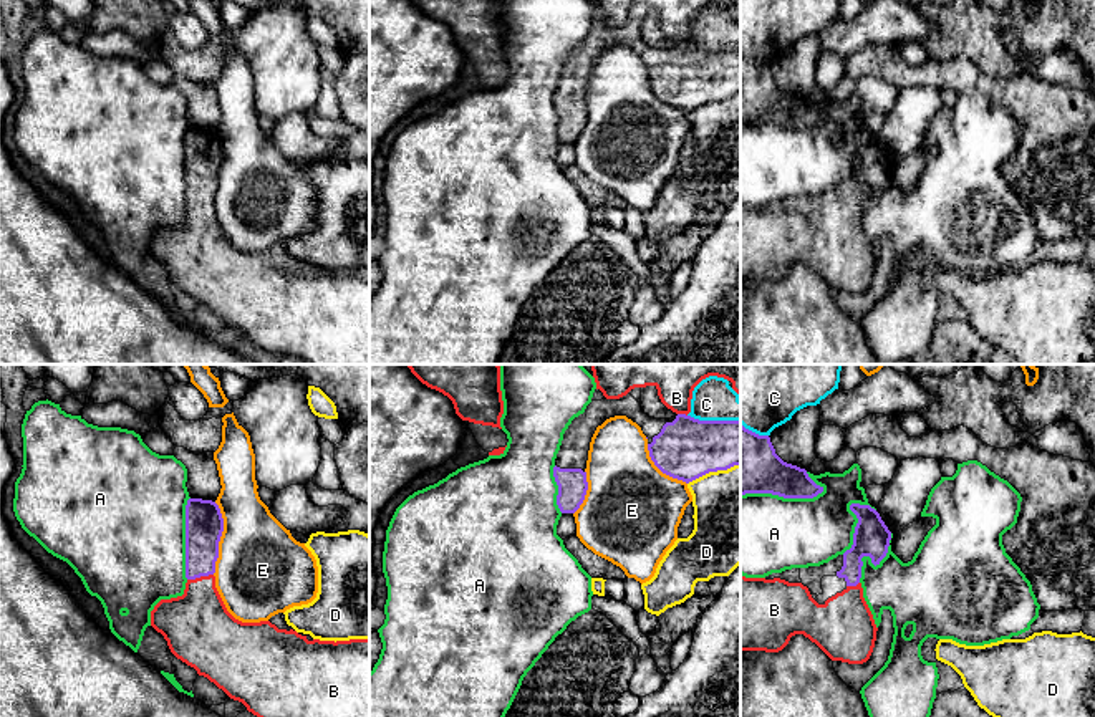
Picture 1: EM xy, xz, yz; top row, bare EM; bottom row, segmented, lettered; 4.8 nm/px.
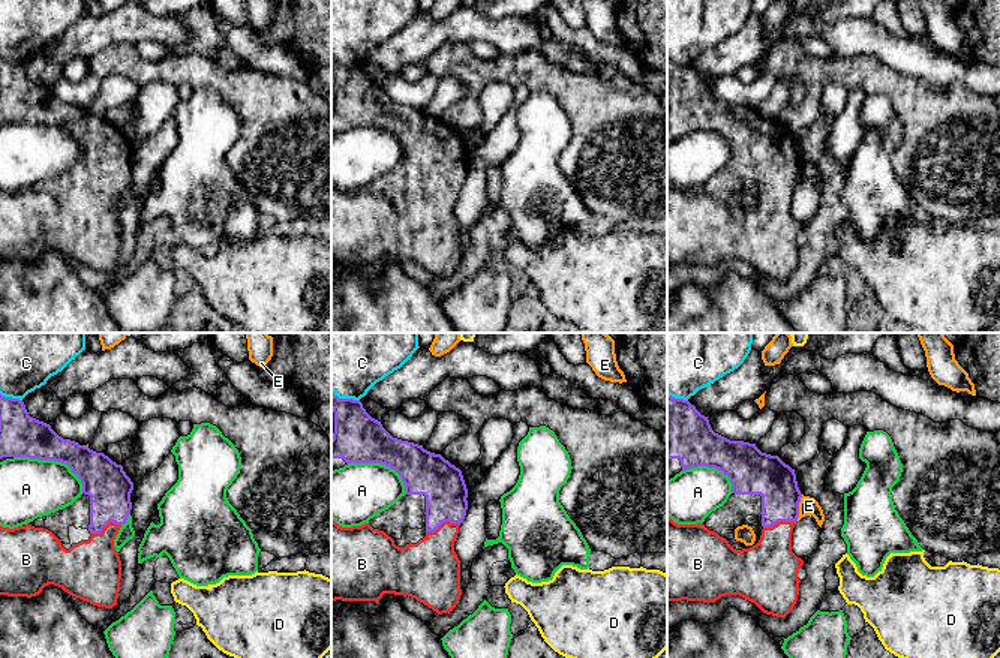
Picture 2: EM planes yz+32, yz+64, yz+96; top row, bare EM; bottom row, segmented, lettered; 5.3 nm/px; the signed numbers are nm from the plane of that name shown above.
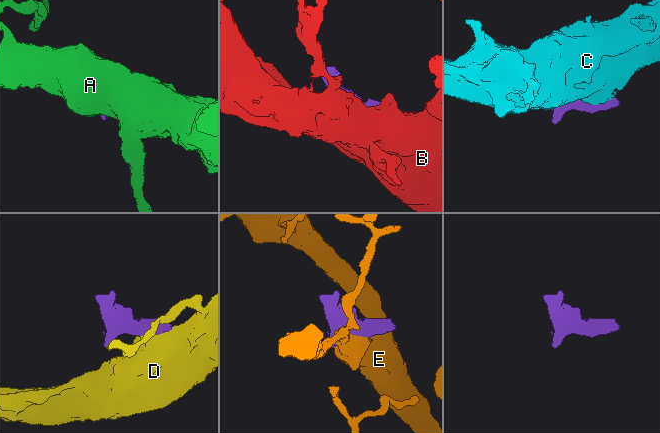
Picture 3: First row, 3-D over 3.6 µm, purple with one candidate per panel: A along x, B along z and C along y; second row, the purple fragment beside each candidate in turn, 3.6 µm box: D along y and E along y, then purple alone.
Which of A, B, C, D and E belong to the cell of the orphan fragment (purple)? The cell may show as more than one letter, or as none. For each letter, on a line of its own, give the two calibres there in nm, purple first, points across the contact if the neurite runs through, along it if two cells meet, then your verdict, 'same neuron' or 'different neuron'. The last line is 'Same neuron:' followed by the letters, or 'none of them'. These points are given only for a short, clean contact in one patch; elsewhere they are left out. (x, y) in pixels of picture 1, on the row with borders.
A: calibres 300 and 400 nm; different neuron
B: calibres 190 and 320 nm; same neuron
C: calibres 300 and 200 nm; different neuron
D: calibres 300 and 440 nm; different neuron
E: calibres 190 and 440 nm; different neuron
Same neuron: B

